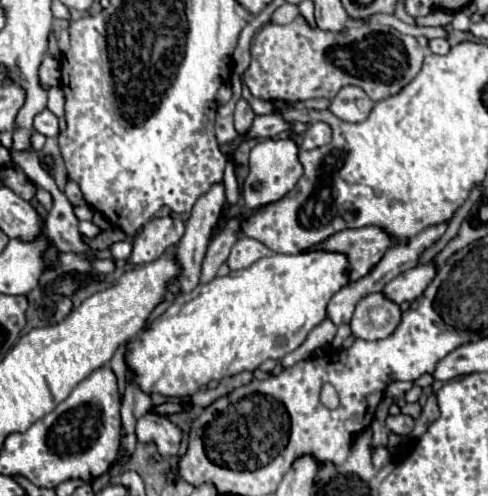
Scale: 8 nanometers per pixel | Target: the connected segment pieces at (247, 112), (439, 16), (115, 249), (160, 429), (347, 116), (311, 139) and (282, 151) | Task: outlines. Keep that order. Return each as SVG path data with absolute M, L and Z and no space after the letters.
M244 97L238 99L236 111L234 111L234 125L236 125L236 131L238 131L238 133L244 133L244 131L252 125L252 121L254 121L254 111L252 111L252 107L248 105L248 101L246 101Z
M434 11L432 15L420 17L420 19L416 19L416 21L418 21L418 25L432 25L432 27L438 27L438 25L450 23L452 17L454 17L452 11Z
M120 241L120 243L114 243L110 247L112 251L112 257L114 259L122 259L122 261L128 261L130 259L130 253L132 253L132 245L128 241Z
M150 411L138 421L138 439L146 443L154 441L162 457L174 457L180 449L182 431L172 425L164 415Z
M348 85L348 87L342 87L338 91L338 95L332 99L330 111L336 117L340 117L342 121L358 123L368 117L372 107L374 107L374 101L366 95L366 91L362 87Z
M314 123L308 127L308 131L304 133L304 143L302 149L314 149L314 147L322 147L330 141L332 137L332 129L326 123Z
M264 139L250 151L250 171L242 183L242 197L246 211L256 211L262 205L282 199L298 179L302 177L302 165L298 161L298 145L292 139Z

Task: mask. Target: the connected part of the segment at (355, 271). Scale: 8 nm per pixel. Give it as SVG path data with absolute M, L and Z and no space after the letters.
M360 227L344 229L328 237L322 245L316 245L326 251L338 251L348 255L350 261L350 279L358 281L376 267L376 263L386 255L390 245L396 241L380 227Z

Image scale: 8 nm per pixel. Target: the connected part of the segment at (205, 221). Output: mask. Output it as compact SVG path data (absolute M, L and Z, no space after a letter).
M220 183L220 185L212 185L210 191L204 193L204 195L196 201L196 205L194 205L194 209L192 209L192 215L190 215L192 219L188 219L188 223L186 223L186 233L184 233L184 237L180 239L180 243L176 245L176 255L174 255L174 259L176 259L176 263L178 263L178 269L180 269L180 273L178 273L178 277L176 277L176 281L180 283L180 293L188 293L188 291L192 291L192 289L198 285L200 265L202 265L202 259L204 259L204 255L206 255L206 247L208 247L208 243L210 243L210 233L212 233L212 227L214 227L216 221L218 221L218 215L220 215L220 211L222 211L224 203L226 203L224 185Z

